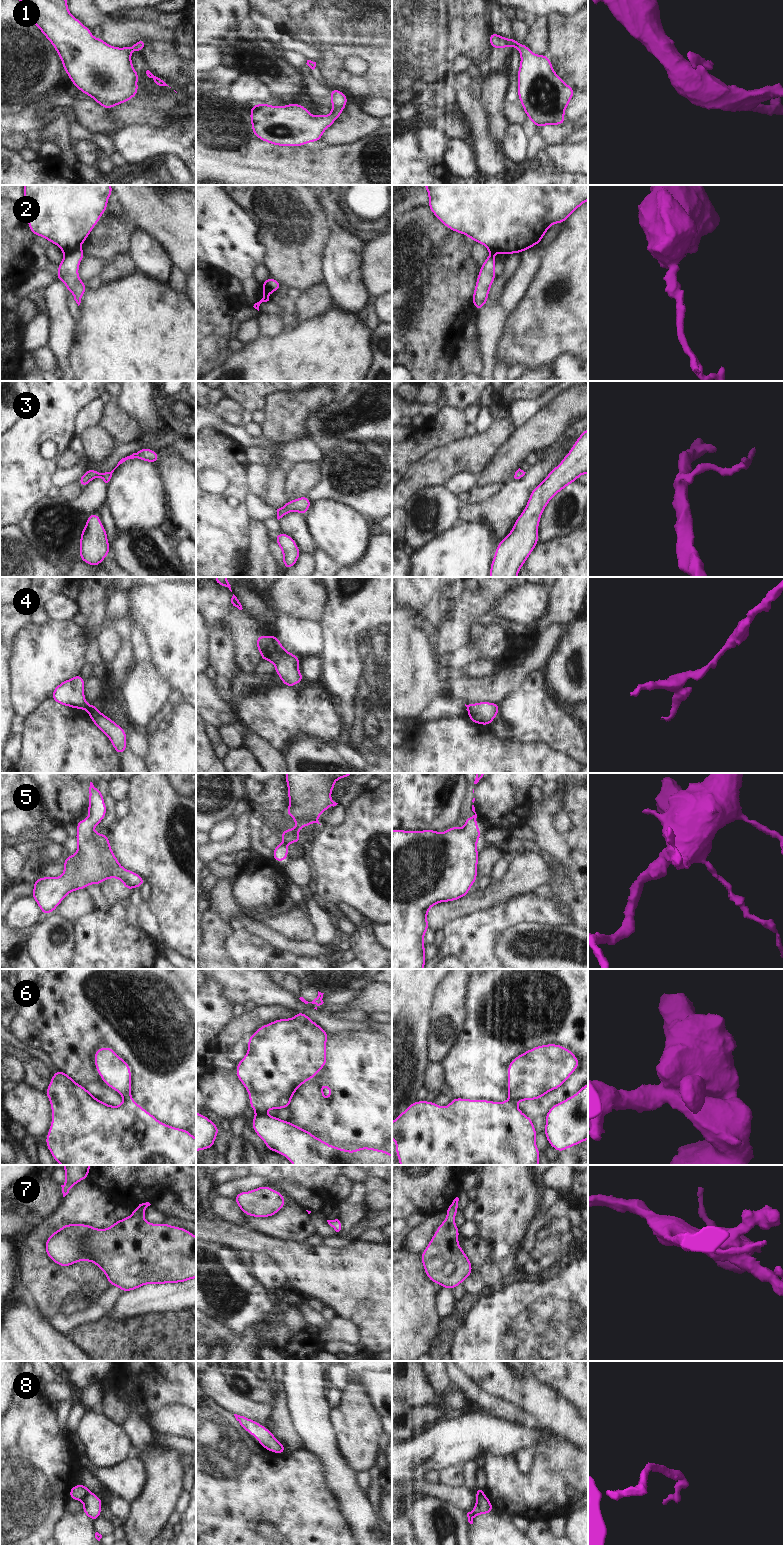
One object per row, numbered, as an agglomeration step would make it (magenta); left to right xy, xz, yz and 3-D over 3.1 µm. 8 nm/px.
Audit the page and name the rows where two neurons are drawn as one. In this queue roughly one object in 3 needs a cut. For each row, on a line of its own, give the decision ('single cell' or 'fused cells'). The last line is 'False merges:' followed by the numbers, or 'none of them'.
1: single cell
2: fused cells
3: single cell
4: fused cells
5: single cell
6: single cell
7: single cell
8: fused cells
False merges: 2, 4, 8

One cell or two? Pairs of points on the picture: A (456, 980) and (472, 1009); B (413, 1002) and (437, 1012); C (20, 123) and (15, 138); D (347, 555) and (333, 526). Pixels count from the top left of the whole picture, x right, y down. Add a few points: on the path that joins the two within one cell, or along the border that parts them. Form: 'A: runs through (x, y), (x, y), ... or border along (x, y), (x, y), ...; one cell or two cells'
A: border along (468, 979), (465, 995), (465, 1019); two cells
B: border along (436, 986), (430, 1009), (430, 1028), (428, 1032); two cells
C: border along (40, 129), (26, 133), (10, 133); two cells
D: runs through (347, 548), (344, 537), (340, 533); one cell

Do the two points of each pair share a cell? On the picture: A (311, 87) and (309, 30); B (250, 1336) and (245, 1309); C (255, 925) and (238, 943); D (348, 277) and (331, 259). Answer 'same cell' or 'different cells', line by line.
A: different cells
B: different cells
C: different cells
D: same cell

